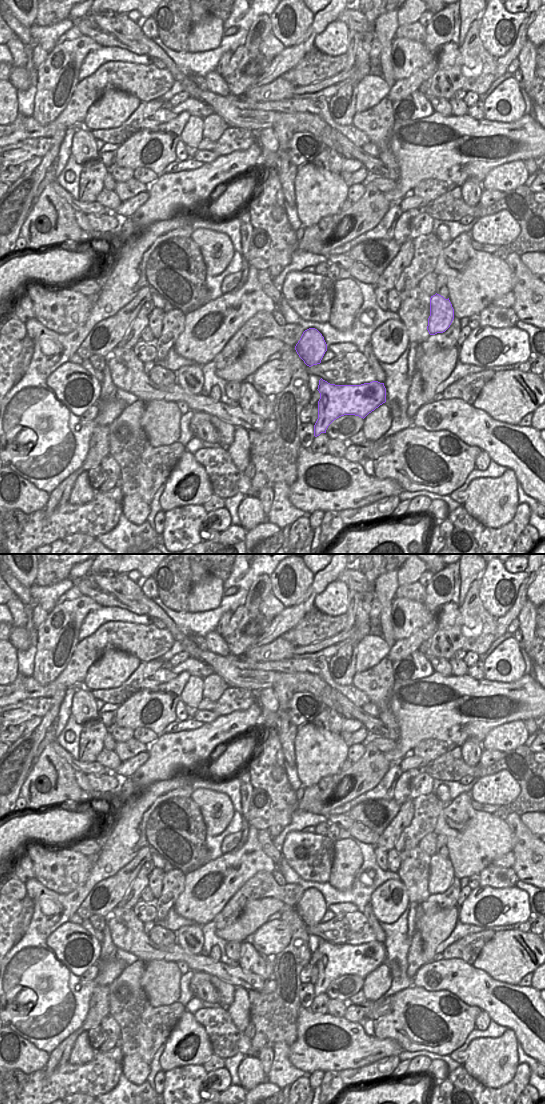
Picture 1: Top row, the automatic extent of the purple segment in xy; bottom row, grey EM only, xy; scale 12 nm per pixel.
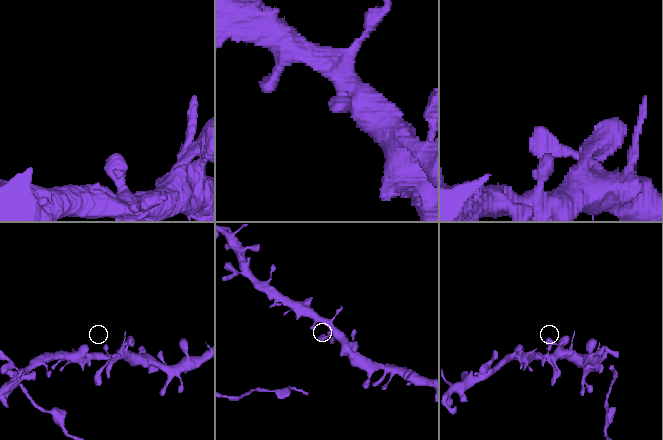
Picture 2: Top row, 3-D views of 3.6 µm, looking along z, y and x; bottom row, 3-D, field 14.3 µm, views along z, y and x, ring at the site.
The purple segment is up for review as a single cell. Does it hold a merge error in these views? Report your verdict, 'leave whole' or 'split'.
leave whole

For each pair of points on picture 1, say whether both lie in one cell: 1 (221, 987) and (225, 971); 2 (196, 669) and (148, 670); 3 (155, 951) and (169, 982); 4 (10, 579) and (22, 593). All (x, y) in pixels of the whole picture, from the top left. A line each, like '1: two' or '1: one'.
1: two
2: two
3: two
4: one

